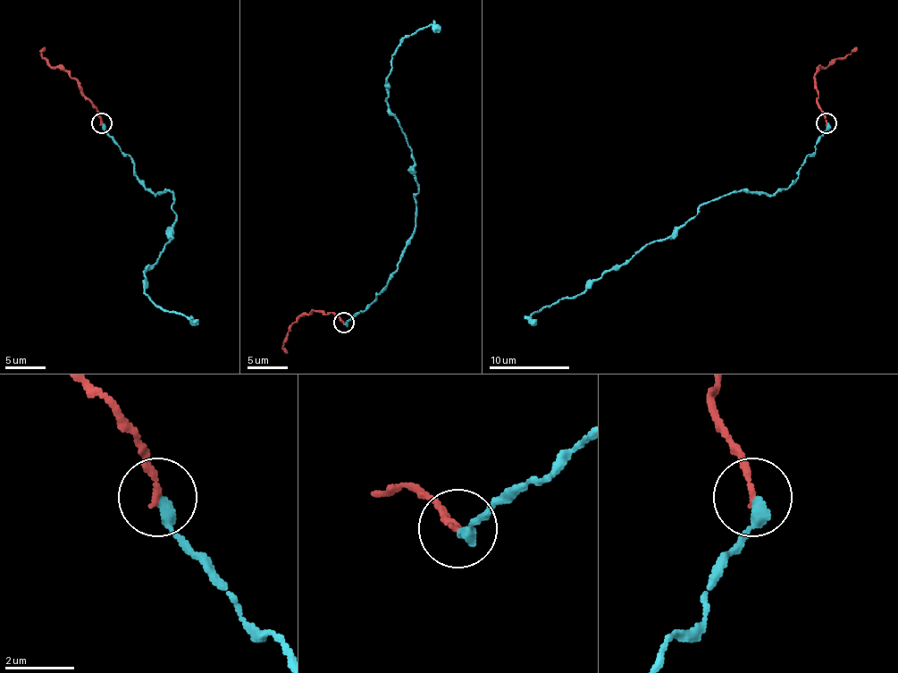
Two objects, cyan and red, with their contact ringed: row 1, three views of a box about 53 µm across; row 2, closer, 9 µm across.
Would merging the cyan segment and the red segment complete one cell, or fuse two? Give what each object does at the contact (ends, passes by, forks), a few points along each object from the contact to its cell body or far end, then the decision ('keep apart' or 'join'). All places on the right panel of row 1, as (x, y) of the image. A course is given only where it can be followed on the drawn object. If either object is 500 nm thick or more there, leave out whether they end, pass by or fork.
cyan ends | red ends | cyan via (826, 124), (785, 189), (703, 203), (663, 239), (530, 318), (533, 323) | red via (826, 122), (824, 110), (818, 102), (818, 70), (838, 58), (846, 58), (856, 48) | join

